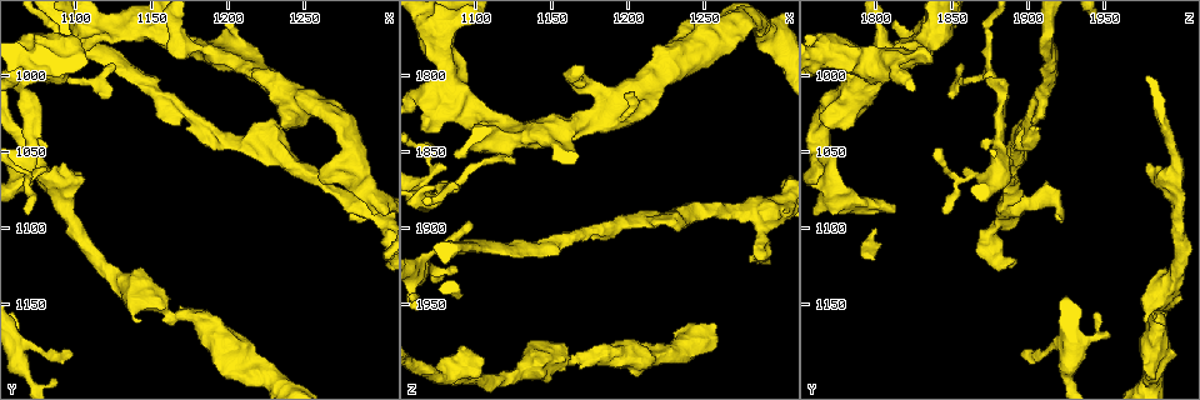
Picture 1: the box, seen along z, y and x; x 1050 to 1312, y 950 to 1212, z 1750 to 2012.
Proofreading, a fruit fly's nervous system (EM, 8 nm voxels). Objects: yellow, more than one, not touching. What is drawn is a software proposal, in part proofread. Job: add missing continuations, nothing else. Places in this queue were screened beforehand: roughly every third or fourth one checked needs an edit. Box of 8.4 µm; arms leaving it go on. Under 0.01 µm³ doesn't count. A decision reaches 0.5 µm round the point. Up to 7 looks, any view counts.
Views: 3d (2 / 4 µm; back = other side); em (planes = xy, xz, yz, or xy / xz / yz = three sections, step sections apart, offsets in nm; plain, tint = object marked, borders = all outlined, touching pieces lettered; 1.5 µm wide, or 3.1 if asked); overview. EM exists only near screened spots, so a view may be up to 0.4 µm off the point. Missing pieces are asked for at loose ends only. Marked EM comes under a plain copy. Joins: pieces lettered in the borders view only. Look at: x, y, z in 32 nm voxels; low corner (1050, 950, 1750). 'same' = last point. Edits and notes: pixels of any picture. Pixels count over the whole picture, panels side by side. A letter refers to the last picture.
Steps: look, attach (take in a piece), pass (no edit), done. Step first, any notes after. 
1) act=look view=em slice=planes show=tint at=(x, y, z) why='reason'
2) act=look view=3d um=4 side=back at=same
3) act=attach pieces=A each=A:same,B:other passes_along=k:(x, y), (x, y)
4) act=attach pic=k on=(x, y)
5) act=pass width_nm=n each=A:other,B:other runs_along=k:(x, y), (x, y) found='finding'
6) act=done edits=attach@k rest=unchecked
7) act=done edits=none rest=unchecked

act=look view=3d um=2 at=(1154, 1026, 1910) why='branch stops here'

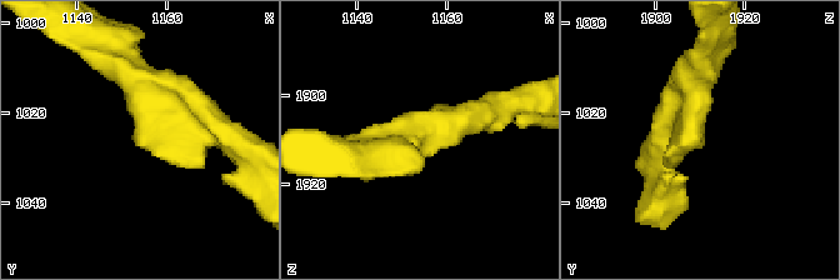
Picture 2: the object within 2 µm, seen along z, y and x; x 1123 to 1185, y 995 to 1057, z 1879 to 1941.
act=look view=em slice=xz step=4 show=borders at=(1153, 1025, 1910)

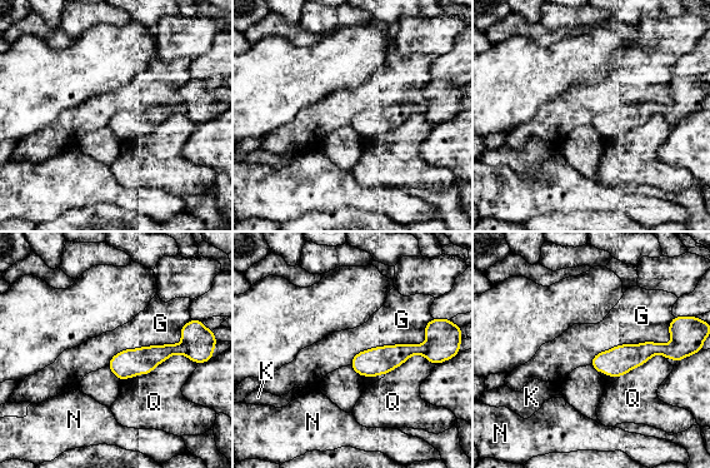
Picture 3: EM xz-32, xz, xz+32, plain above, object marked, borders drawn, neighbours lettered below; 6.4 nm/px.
act=look view=em slice=planes show=borders at=same why='another direction'

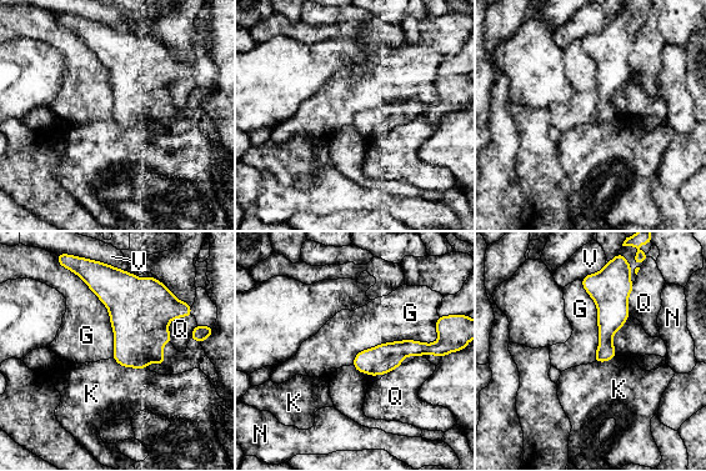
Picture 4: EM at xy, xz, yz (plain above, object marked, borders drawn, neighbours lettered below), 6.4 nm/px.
act=pass each=G:other,K:other,N:other,Q:other,V:other border=4:(113, 359), (124, 366), (146, 369) found='none of them fits'

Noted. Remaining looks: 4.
act=look view=em slice=xy step=4 show=borders at=(1122, 1012, 1848) why='thin end'

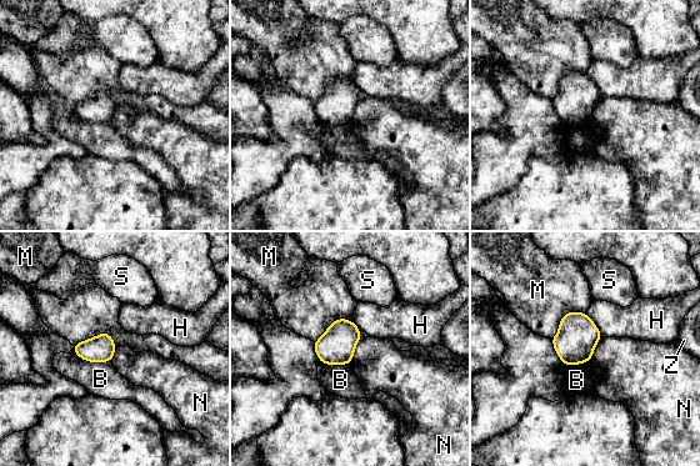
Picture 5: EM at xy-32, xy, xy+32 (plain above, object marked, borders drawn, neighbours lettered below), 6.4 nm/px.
act=look view=em slice=planes show=borders at=same

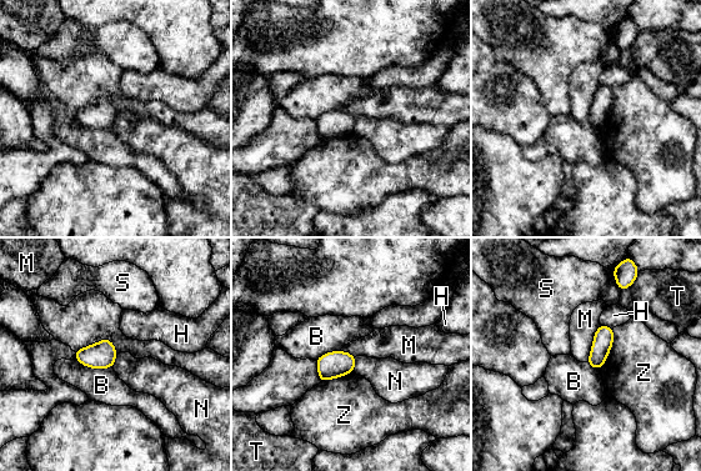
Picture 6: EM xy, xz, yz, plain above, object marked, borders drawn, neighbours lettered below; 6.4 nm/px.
act=pass each=B:other,H:other,M:other,N:other,S:other,T:other,Z:other border=6:(74, 351), (108, 339), (116, 354) found='no lettered piece goes on from it'

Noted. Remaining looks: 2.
act=look view=em slice=planes show=tint at=(1082, 1046, 1868) why='stops while still wide'

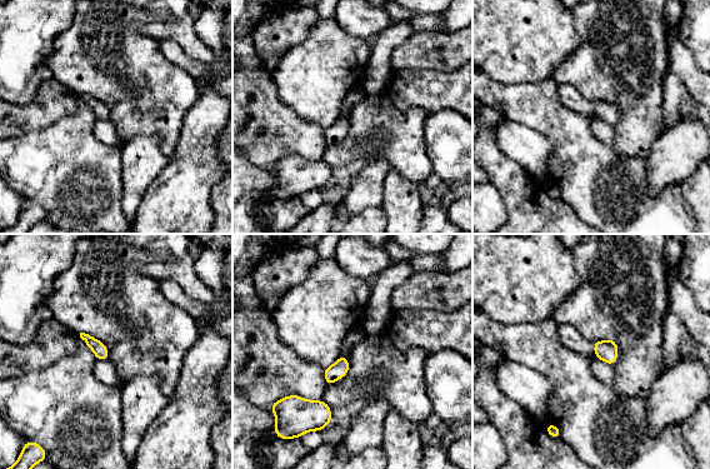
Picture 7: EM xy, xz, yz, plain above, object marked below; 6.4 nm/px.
act=look view=em slice=planes show=borders at=same

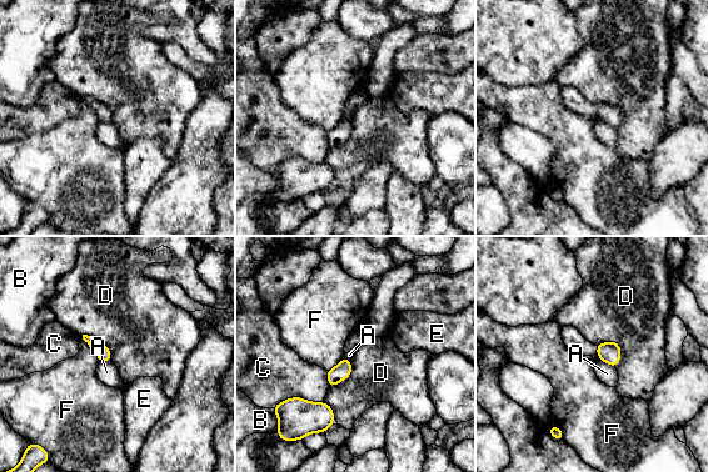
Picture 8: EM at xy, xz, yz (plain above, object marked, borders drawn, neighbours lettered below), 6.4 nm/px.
act=pass each=A:other,B:other,C:other,D:other,E:other,F:other border=8:(598, 342), (617, 342), (616, 367) found='none of them fits'

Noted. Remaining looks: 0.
act=done edits=none rest=unchecked

